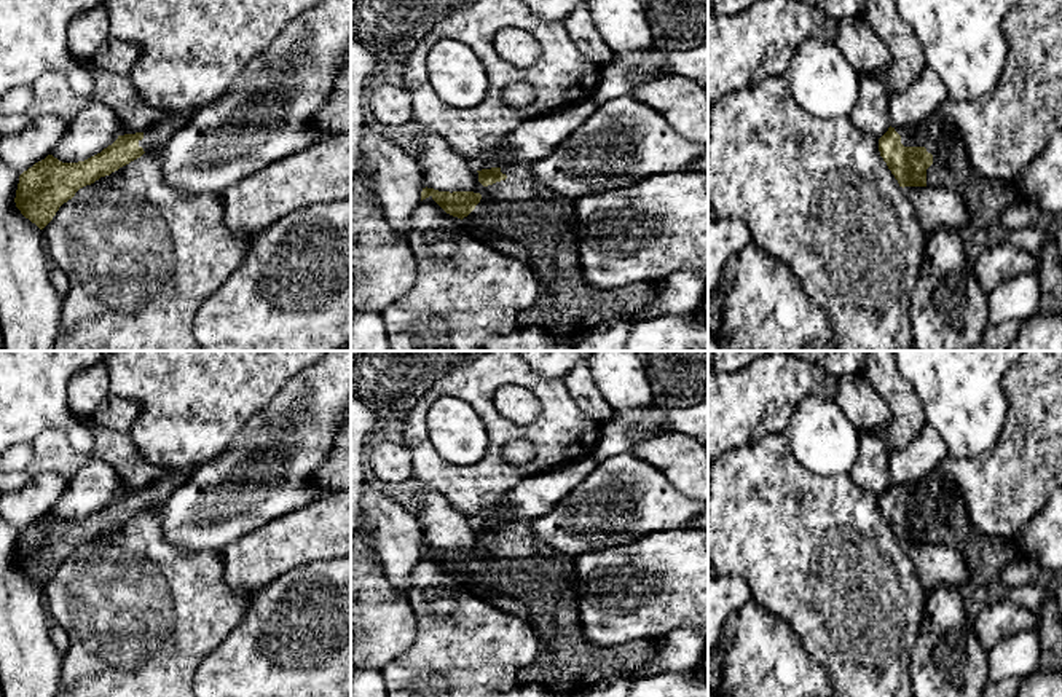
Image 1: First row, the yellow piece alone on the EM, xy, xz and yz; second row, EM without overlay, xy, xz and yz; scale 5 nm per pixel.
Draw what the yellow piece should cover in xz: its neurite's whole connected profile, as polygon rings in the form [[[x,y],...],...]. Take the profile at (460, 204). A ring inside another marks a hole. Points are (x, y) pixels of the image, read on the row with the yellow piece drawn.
[[[513,163],[501,167],[482,169],[478,183],[470,191],[439,191],[423,188],[421,201],[432,198],[446,214],[458,217],[464,230],[477,241],[486,244],[499,254],[526,263],[537,279],[537,301],[517,314],[518,327],[539,327],[549,333],[580,337],[587,330],[623,314],[635,313],[649,305],[655,297],[654,284],[630,284],[617,289],[598,289],[582,278],[579,258],[579,231],[576,217],[576,201],[555,193],[541,185],[529,164]]]

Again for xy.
[[[195,112],[166,113],[144,132],[118,136],[112,145],[85,161],[62,163],[48,155],[19,175],[16,207],[43,230],[59,207],[72,199],[80,188],[110,175],[151,148],[163,150],[193,115]]]

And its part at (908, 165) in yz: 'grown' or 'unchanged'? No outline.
grown

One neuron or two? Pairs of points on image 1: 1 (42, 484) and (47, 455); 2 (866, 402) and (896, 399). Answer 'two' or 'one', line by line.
1: two
2: two

